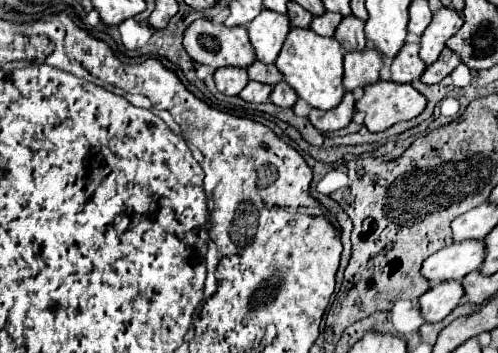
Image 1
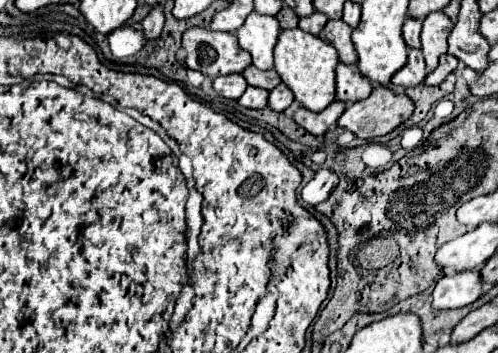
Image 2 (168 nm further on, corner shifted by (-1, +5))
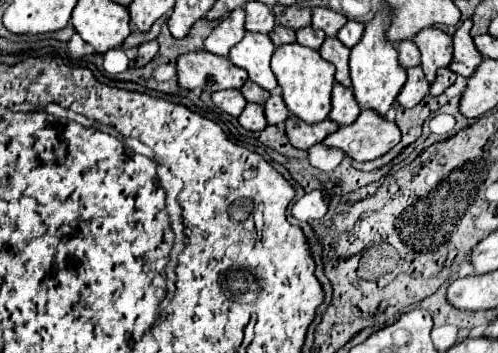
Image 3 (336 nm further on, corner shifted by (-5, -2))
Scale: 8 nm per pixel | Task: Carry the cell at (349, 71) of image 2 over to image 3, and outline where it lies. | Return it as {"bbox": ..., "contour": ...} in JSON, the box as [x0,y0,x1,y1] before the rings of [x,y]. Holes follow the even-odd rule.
{"bbox":[330,82,362,124],"contour":[[[336,82],[334,90],[332,90],[330,120],[338,122],[338,124],[352,124],[360,112],[362,112],[362,108],[358,108],[358,104],[354,100],[354,92],[350,92],[350,88]]]}

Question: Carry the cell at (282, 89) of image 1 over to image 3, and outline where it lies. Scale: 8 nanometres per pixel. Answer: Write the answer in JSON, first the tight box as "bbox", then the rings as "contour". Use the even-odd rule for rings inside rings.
{"bbox":[264,92,288,124],"contour":[[[274,92],[266,104],[264,104],[264,114],[266,114],[266,120],[268,124],[284,124],[286,118],[288,118],[288,108],[282,100],[282,96],[278,92]]]}

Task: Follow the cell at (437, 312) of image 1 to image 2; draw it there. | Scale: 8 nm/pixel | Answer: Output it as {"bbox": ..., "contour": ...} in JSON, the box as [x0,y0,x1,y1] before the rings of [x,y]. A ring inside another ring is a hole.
{"bbox":[434,271,482,309],"contour":[[[460,271],[454,275],[444,275],[434,287],[434,309],[456,309],[474,303],[482,297],[482,277],[480,271]]]}

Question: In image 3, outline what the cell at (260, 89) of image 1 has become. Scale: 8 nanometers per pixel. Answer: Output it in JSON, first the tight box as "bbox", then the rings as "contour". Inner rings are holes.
{"bbox":[238,104,266,130],"contour":[[[246,104],[244,112],[238,116],[238,122],[246,128],[246,130],[264,130],[266,128],[266,116],[264,116],[264,108],[262,104]]]}

